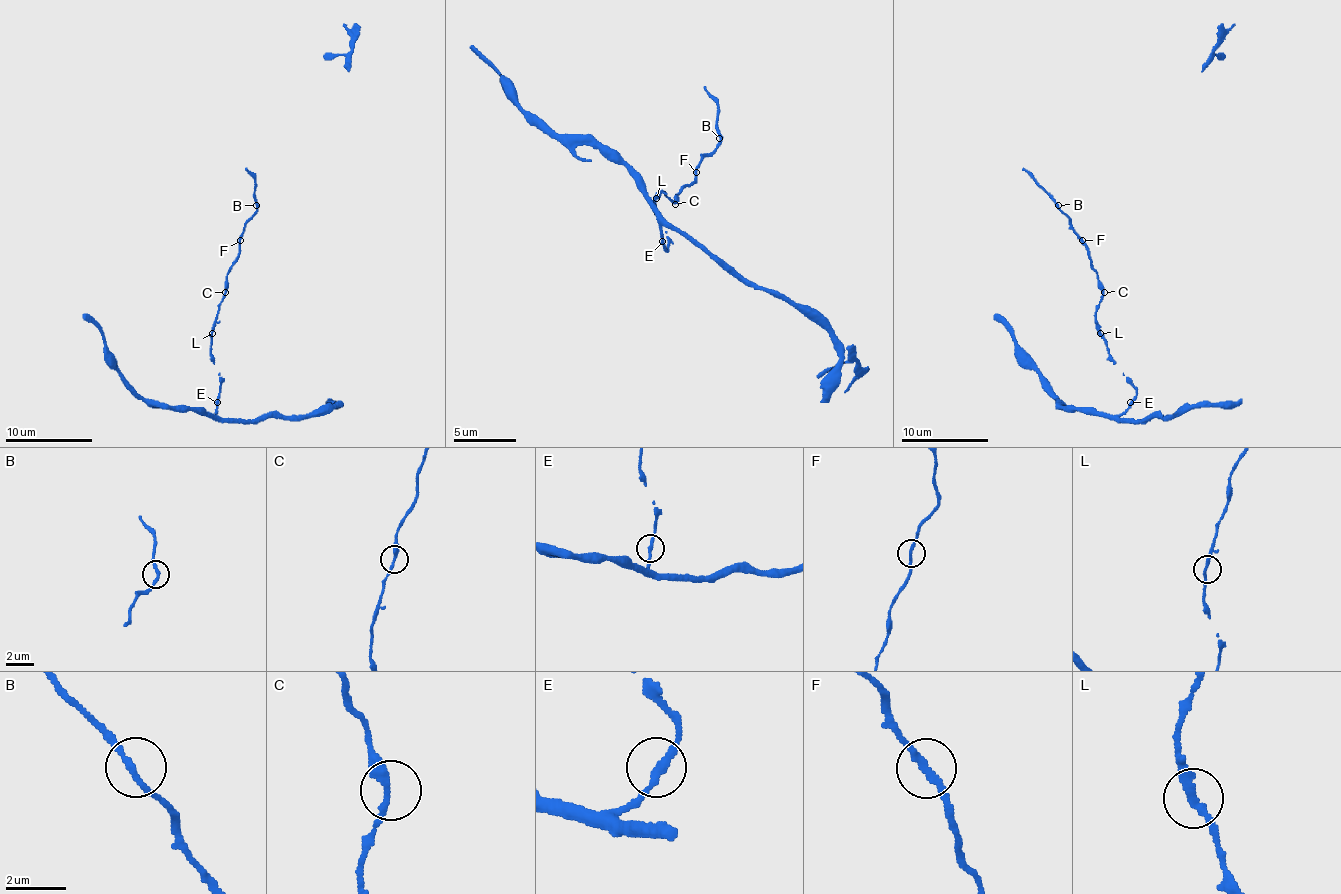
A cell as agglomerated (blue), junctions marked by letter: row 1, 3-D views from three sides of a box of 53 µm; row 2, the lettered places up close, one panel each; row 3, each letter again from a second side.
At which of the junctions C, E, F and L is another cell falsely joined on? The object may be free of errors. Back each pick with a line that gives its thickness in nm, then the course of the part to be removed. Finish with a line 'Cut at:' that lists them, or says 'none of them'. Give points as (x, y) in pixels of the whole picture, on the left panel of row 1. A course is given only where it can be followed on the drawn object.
Cut at: none of them

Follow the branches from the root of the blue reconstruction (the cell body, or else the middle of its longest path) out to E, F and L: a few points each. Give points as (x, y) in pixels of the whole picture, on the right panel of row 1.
E: (1100, 290), (1102, 300), (1095, 322), (1108, 357), (1136, 392), (1130, 402)
F: (1100, 290), (1097, 272), (1082, 240)
L: (1100, 290), (1102, 300), (1095, 313), (1100, 333)

